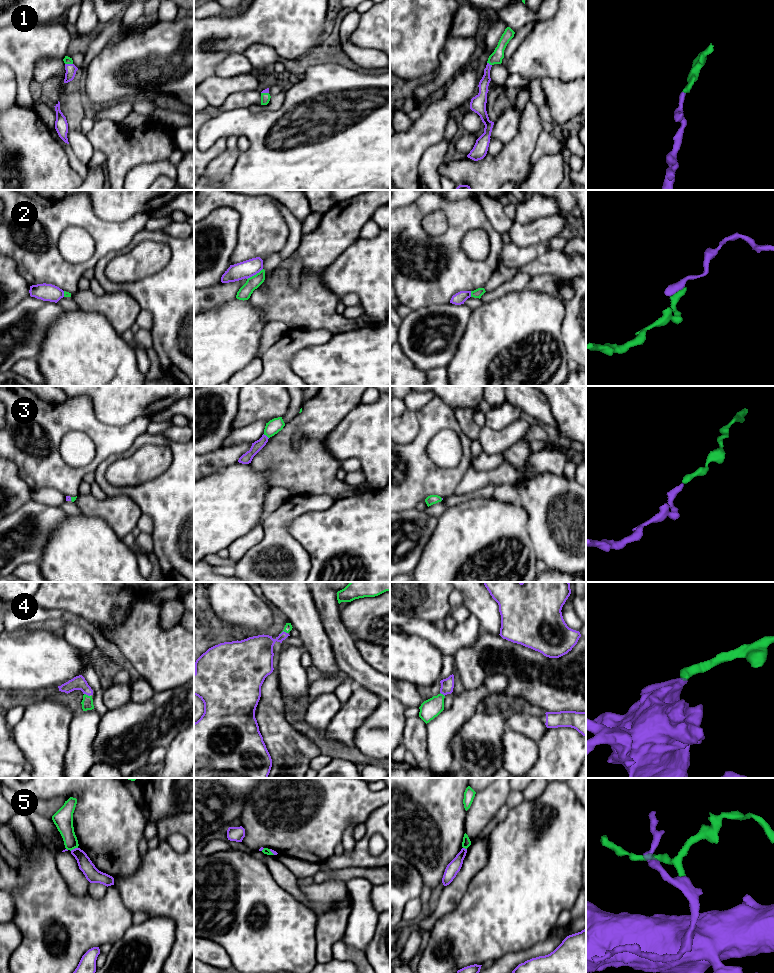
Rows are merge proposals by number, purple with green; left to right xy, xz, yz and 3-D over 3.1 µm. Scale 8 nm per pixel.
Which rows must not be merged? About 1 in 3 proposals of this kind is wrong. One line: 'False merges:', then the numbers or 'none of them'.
False merges: 2, 5

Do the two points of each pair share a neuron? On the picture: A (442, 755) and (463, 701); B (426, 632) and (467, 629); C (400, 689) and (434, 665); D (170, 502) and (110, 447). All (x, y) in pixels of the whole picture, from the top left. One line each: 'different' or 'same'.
A: same
B: same
C: different
D: different

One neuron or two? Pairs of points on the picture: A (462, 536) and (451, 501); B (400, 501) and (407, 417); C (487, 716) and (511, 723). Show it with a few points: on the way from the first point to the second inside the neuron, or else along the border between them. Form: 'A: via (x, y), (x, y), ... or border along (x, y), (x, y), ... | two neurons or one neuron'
A: border along (475, 498), (448, 508) | two neurons
B: border along (418, 423), (418, 434), (410, 442), (400, 445) | two neurons
C: border along (503, 715), (506, 728) | two neurons

